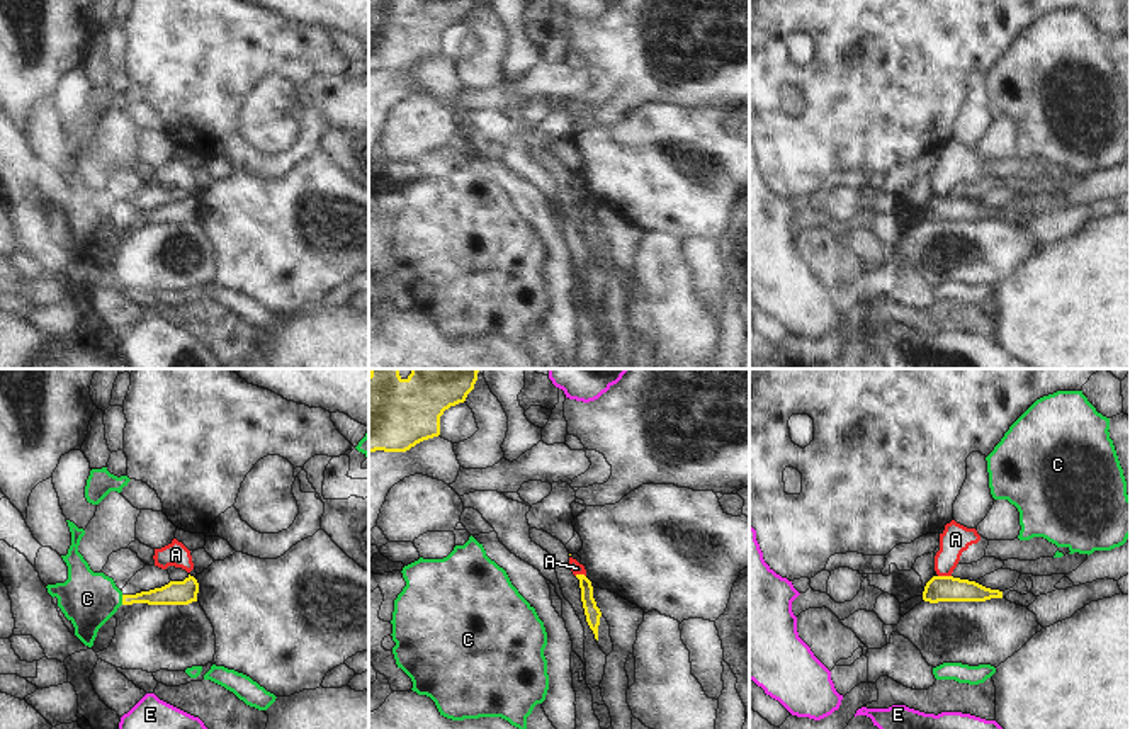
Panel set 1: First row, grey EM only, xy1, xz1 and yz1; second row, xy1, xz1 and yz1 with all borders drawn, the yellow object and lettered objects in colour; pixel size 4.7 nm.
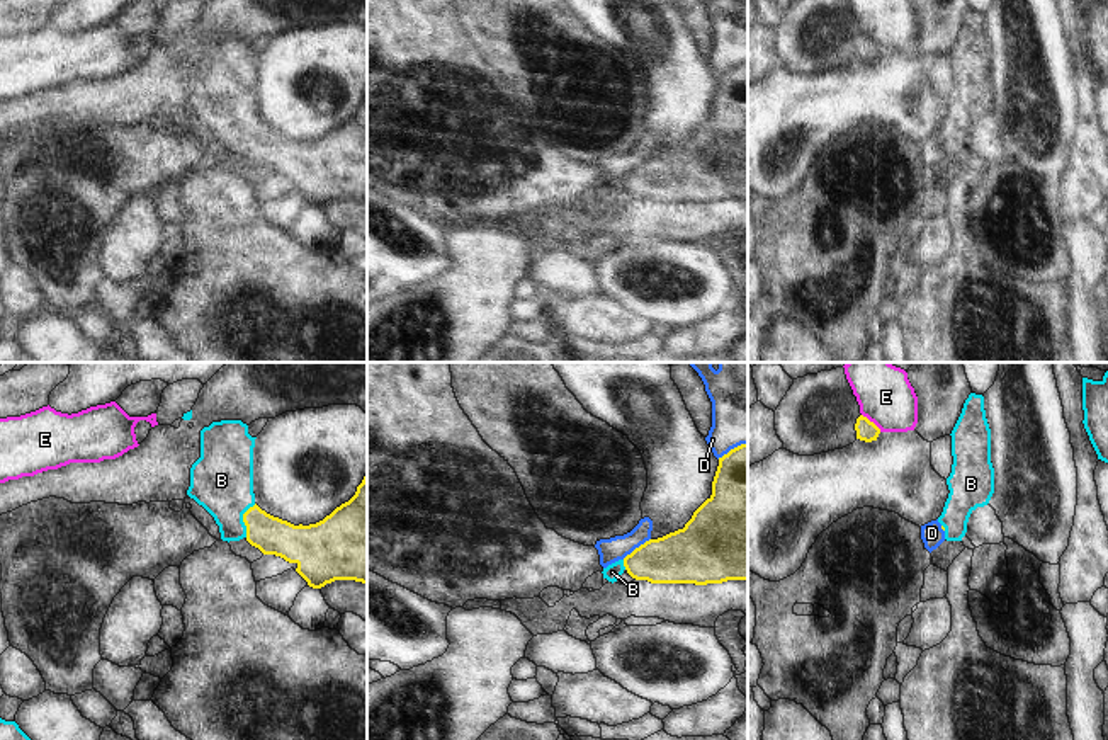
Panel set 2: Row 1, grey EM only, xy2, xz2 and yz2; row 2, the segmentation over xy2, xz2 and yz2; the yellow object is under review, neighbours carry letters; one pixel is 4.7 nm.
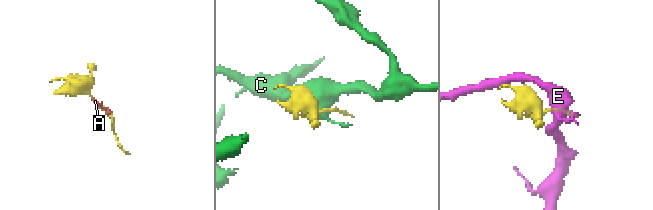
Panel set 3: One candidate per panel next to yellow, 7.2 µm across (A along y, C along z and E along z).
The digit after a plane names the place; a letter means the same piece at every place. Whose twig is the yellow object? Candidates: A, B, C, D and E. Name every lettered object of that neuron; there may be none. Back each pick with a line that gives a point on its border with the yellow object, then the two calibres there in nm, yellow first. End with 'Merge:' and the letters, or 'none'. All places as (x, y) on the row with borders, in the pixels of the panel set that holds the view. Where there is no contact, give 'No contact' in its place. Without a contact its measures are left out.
B: Touches yellow at xy2 (243, 519). Thickness 180 nm (yellow) against 300 nm
Merge: B.

